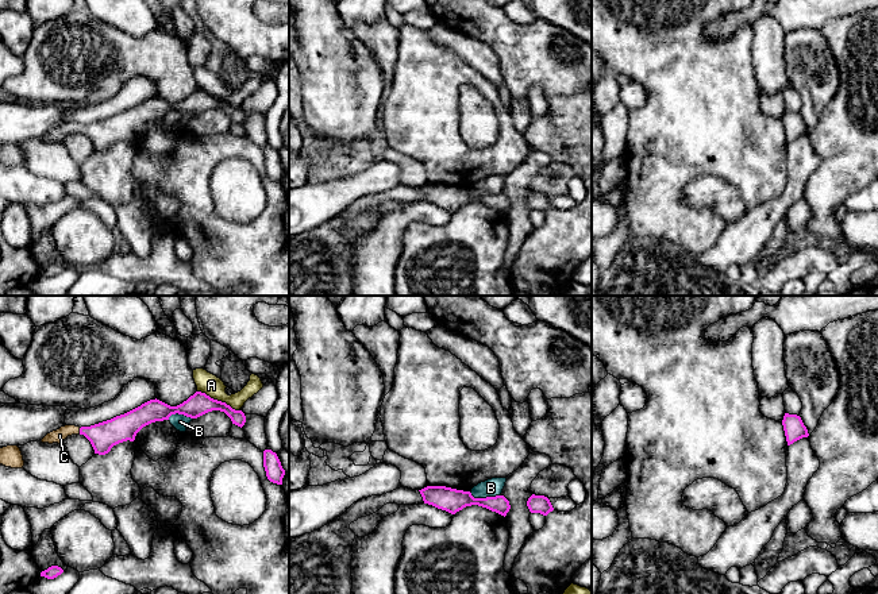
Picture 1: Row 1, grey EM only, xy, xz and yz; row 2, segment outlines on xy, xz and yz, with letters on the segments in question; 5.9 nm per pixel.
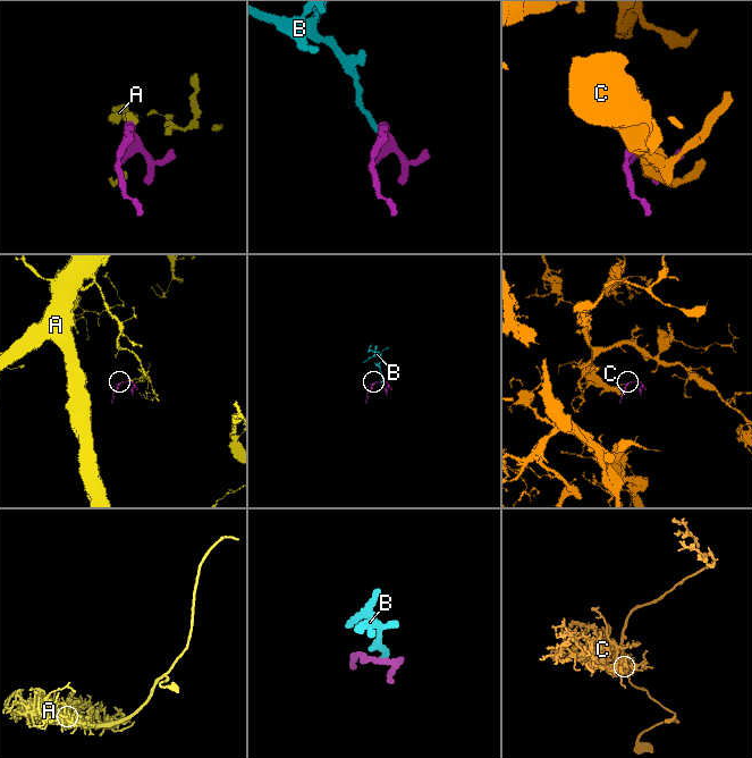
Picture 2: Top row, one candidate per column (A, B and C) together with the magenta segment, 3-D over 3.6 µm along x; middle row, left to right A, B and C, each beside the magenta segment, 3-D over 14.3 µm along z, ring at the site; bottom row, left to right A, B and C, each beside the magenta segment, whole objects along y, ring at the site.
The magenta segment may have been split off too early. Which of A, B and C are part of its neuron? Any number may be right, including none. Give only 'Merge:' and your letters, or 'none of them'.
Merge: C

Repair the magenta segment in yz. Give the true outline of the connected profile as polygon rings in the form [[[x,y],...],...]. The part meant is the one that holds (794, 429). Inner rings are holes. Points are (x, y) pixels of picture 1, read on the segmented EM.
[[[785,413],[782,425],[783,425],[787,446],[793,444],[794,441],[802,437],[809,436],[806,427],[804,425],[801,417],[797,414]]]

